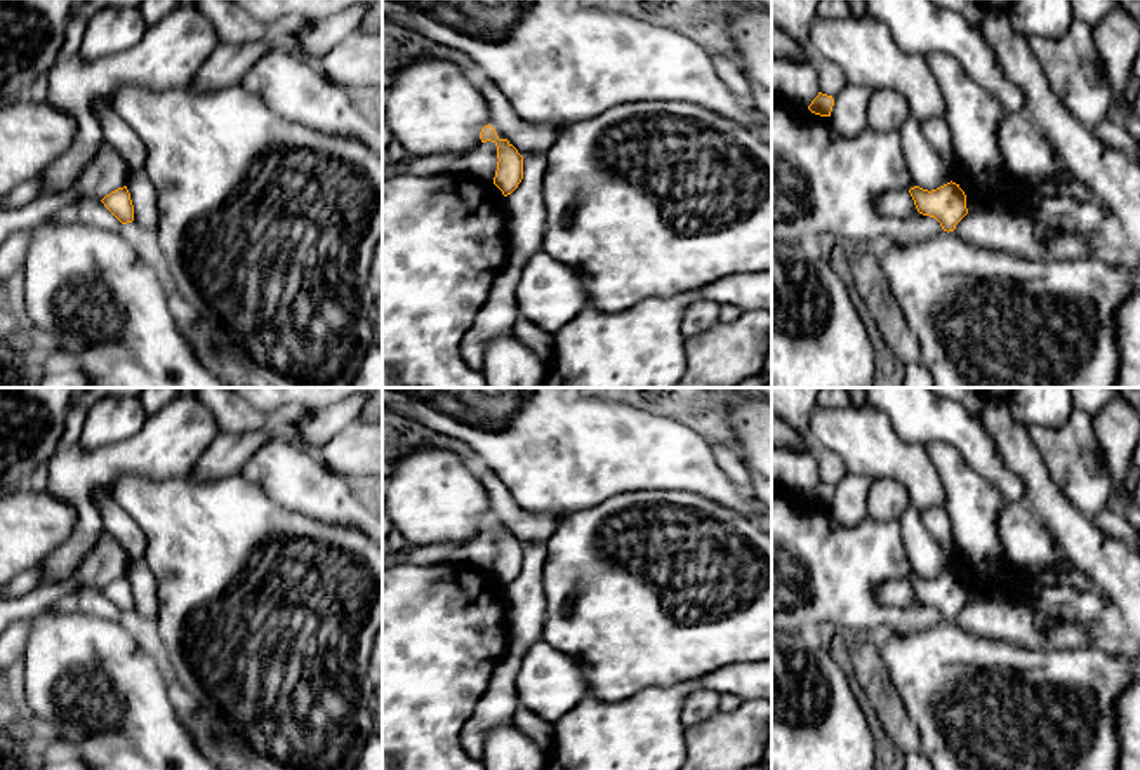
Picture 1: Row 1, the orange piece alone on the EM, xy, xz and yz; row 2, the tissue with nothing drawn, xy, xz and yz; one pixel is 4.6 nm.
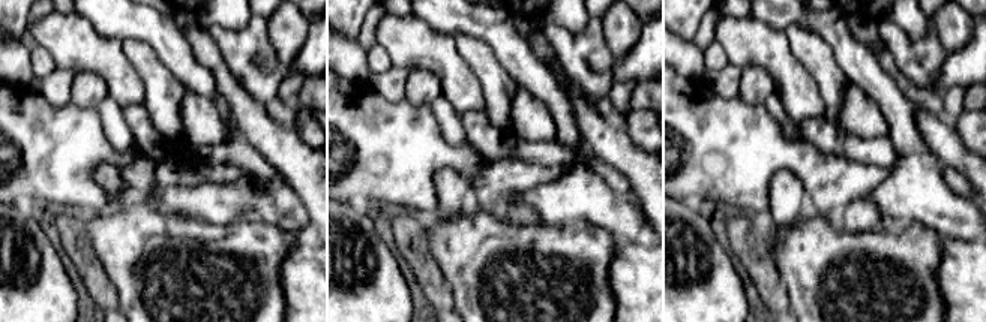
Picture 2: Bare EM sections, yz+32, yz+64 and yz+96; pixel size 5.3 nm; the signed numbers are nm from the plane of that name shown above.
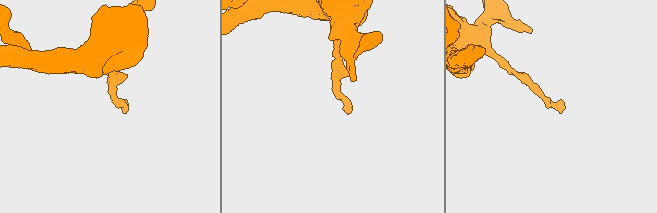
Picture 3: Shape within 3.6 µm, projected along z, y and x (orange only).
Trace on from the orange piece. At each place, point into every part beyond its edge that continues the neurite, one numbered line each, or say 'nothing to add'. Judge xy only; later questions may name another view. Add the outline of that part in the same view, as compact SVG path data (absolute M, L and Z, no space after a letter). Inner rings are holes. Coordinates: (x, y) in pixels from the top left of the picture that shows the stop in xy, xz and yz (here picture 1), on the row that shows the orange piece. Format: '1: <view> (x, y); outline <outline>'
1: xy (145, 242); outline M134 221L122 226L120 233L129 240L137 256L156 269L167 292L174 290L163 254L158 245L156 229L142 229Z

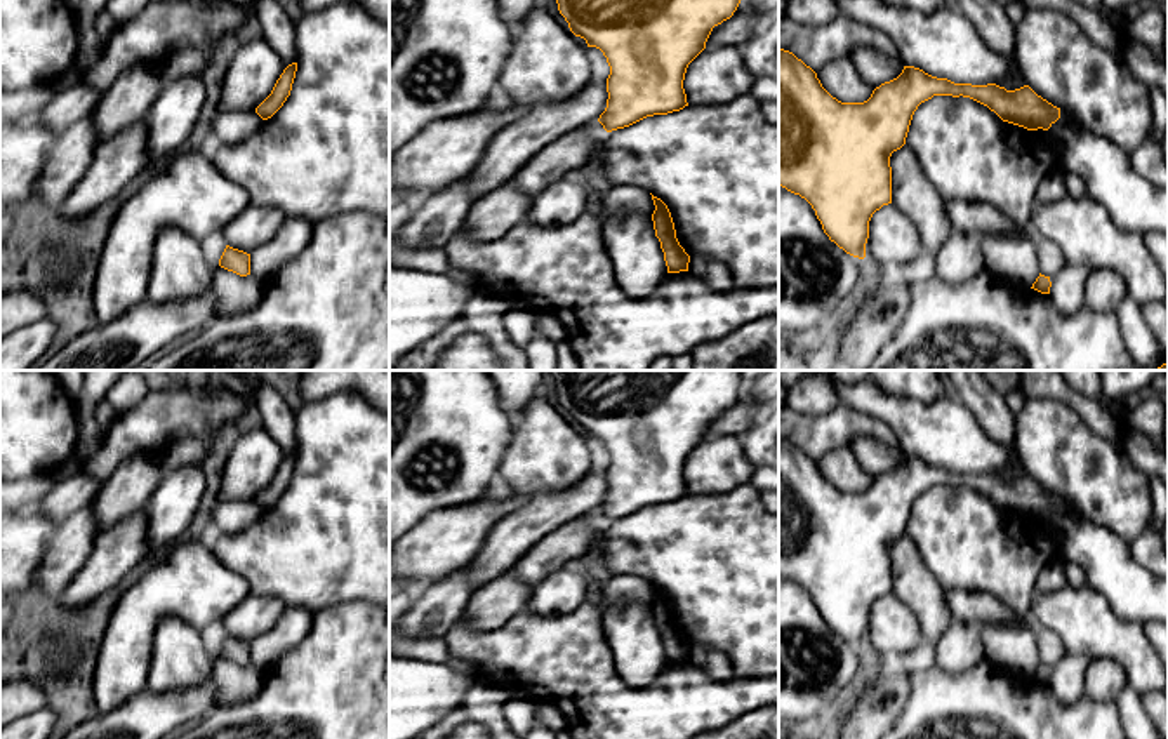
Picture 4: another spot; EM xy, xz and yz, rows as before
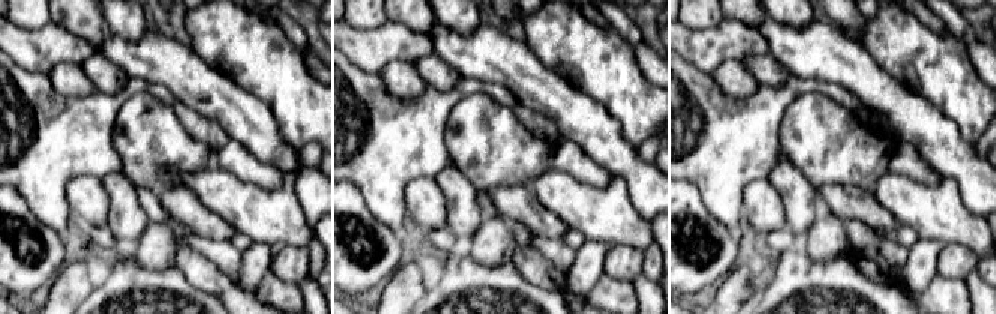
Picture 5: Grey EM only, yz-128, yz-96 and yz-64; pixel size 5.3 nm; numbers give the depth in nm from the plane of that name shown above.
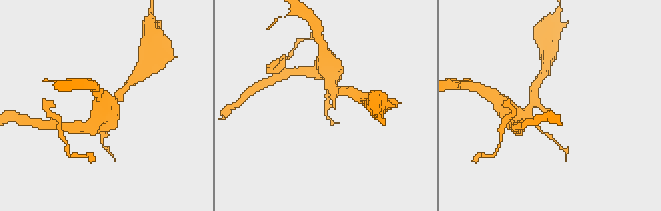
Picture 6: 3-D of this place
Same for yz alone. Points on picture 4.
nothing to add

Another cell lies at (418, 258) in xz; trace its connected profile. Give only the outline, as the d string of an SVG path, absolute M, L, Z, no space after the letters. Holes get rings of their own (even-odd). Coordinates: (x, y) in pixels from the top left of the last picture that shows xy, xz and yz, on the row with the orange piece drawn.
M396 235L389 238L389 266L447 275L448 278L473 289L481 285L474 275L454 270L448 263L445 249L405 245L398 242Z

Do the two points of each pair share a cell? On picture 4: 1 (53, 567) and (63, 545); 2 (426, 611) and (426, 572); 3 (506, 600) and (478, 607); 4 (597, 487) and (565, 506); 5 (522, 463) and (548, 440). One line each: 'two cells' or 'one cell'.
1: one cell
2: two cells
3: one cell
4: one cell
5: one cell

